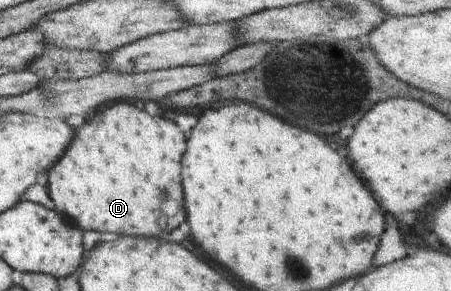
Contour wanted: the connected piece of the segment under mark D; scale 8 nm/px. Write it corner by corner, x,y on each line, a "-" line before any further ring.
118,101
112,107
85,118
86,123
74,129
70,145
47,172
48,191
55,210
83,231
100,231
110,235
160,237
162,233
178,227
186,219
180,165
187,148
186,133
175,122
164,119
163,115
152,116
126,101

